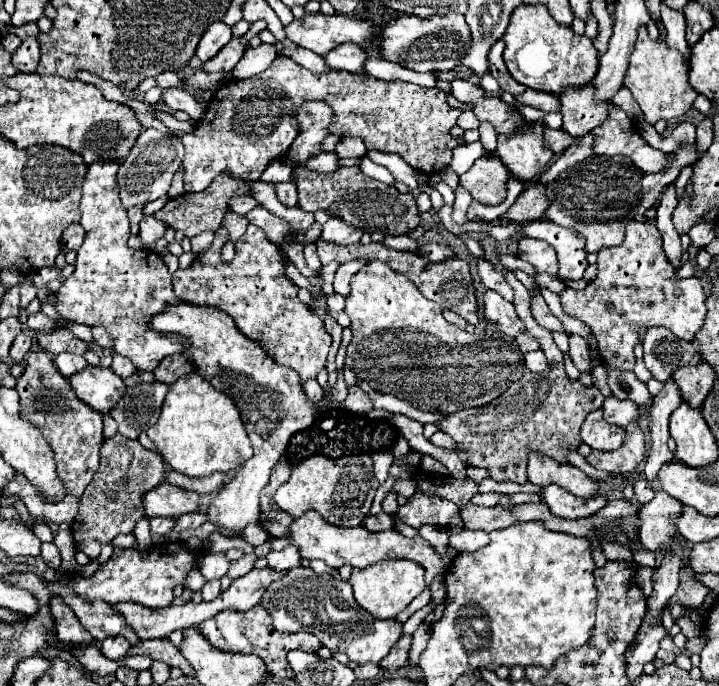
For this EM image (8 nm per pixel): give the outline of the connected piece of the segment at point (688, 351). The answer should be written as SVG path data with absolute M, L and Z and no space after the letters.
M648 328L644 336L644 364L656 380L666 382L678 366L698 364L700 360L692 342L678 340L668 328Z

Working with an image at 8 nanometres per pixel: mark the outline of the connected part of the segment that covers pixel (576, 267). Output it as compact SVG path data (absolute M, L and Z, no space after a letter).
M536 220L524 226L524 234L528 238L544 240L556 250L562 280L580 280L584 276L588 268L584 240L582 236L574 234L574 230L552 224L548 220Z

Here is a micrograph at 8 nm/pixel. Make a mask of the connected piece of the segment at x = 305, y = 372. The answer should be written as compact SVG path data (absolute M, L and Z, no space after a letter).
M250 224L246 234L236 240L234 262L222 264L220 248L226 244L226 240L228 230L220 228L214 234L212 246L200 254L188 270L176 270L172 274L174 294L180 300L214 306L232 316L236 328L246 338L258 342L276 364L294 368L302 384L316 378L326 364L332 336L324 330L322 318L310 306L298 300L298 286L292 284L282 270L280 248L270 244L264 232Z

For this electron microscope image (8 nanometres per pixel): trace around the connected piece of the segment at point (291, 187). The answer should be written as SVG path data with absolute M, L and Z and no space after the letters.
M294 182L276 184L276 194L278 194L278 198L280 198L282 204L286 204L286 206L298 206L298 192L296 192L296 184Z

